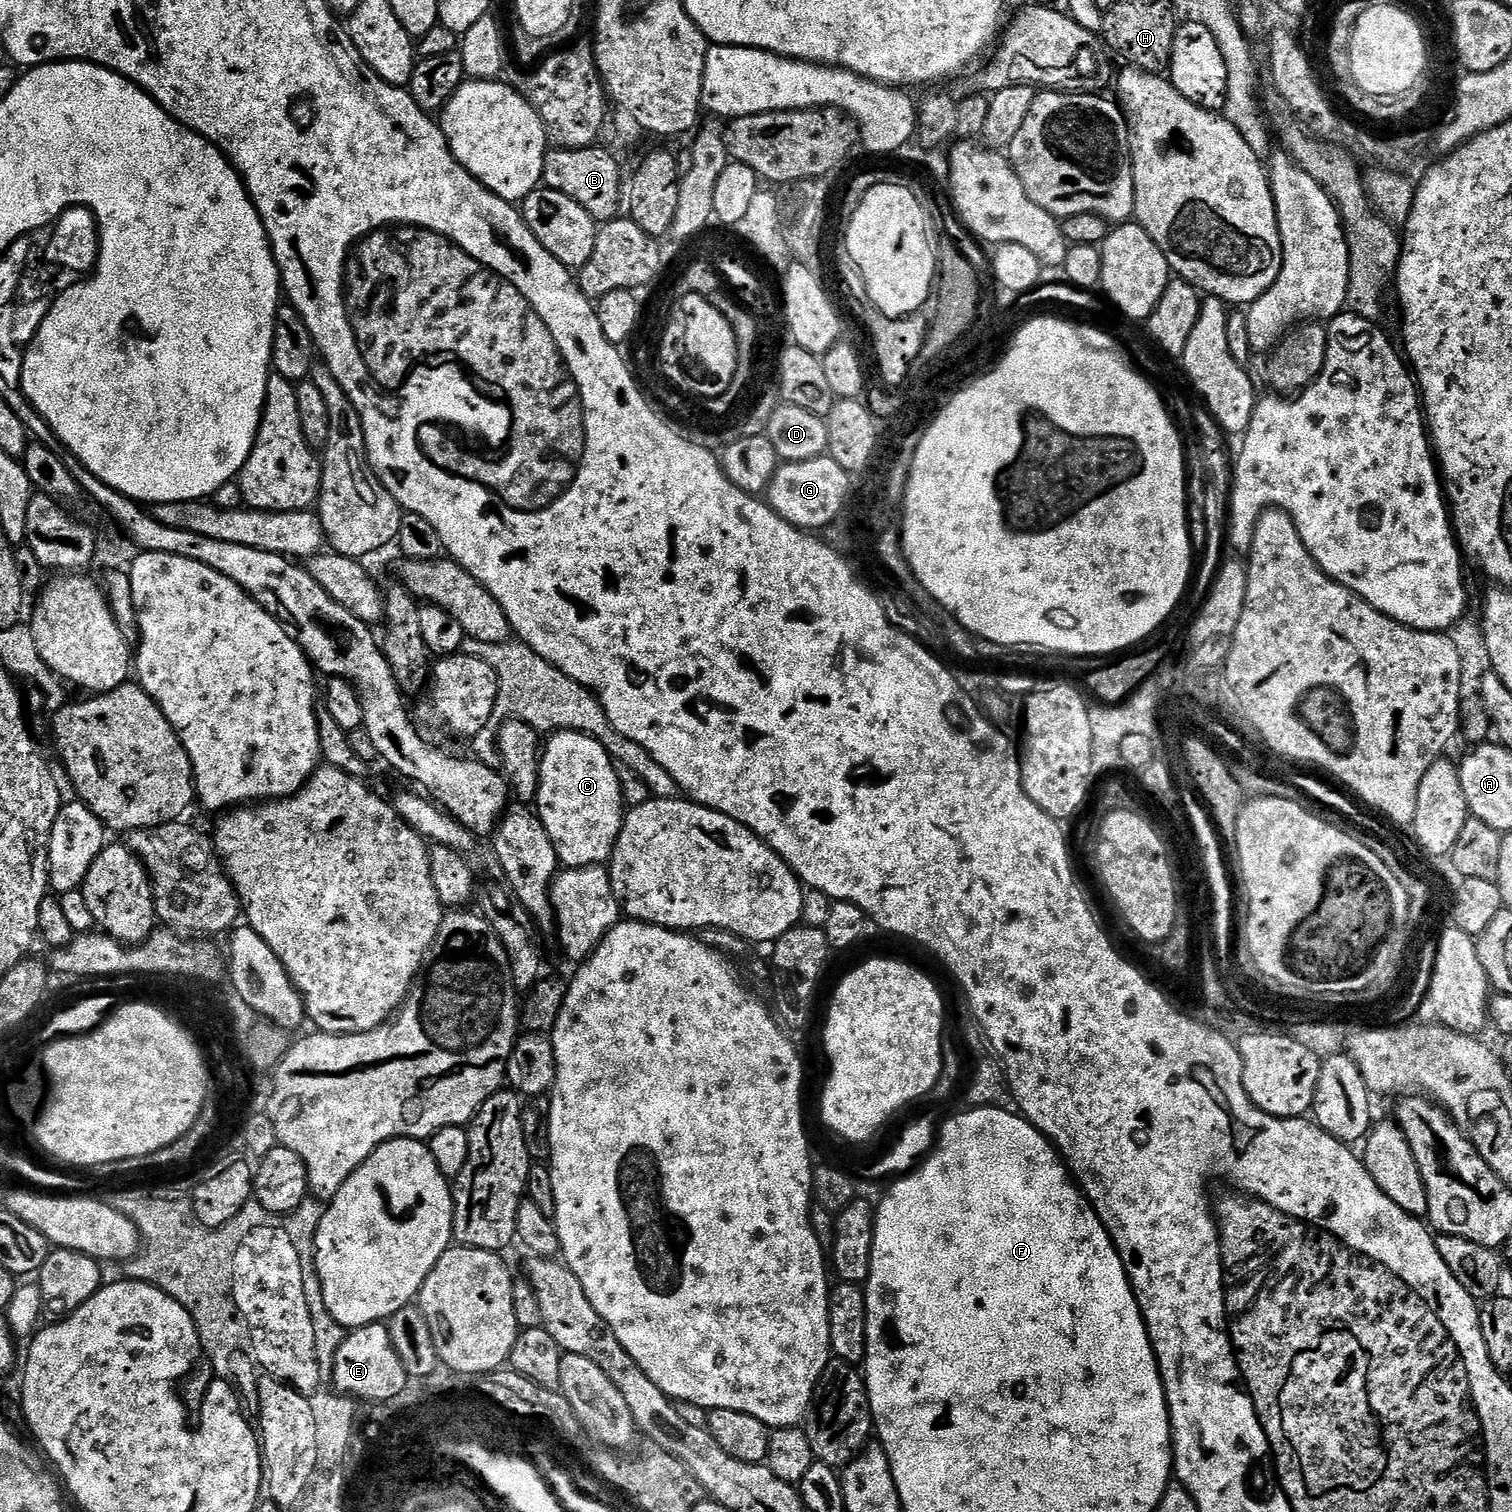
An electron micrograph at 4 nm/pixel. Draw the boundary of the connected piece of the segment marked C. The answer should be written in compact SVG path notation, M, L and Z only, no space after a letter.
M553 732L547 737L540 753L540 785L536 791L534 811L542 826L546 826L546 834L550 834L550 842L554 842L556 857L565 869L604 866L612 859L626 815L619 774L608 751L594 738L581 732Z

